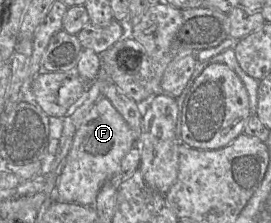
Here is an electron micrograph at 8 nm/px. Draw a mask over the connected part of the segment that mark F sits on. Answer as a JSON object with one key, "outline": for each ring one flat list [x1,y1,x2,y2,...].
{"outline":[[102,96,90,108,75,132,72,146,58,175,55,192,53,195,50,195,52,201,94,206,100,189,107,181,113,179,117,175,120,170,122,159,135,144,136,137,132,129,122,115,115,109,110,100]]}

